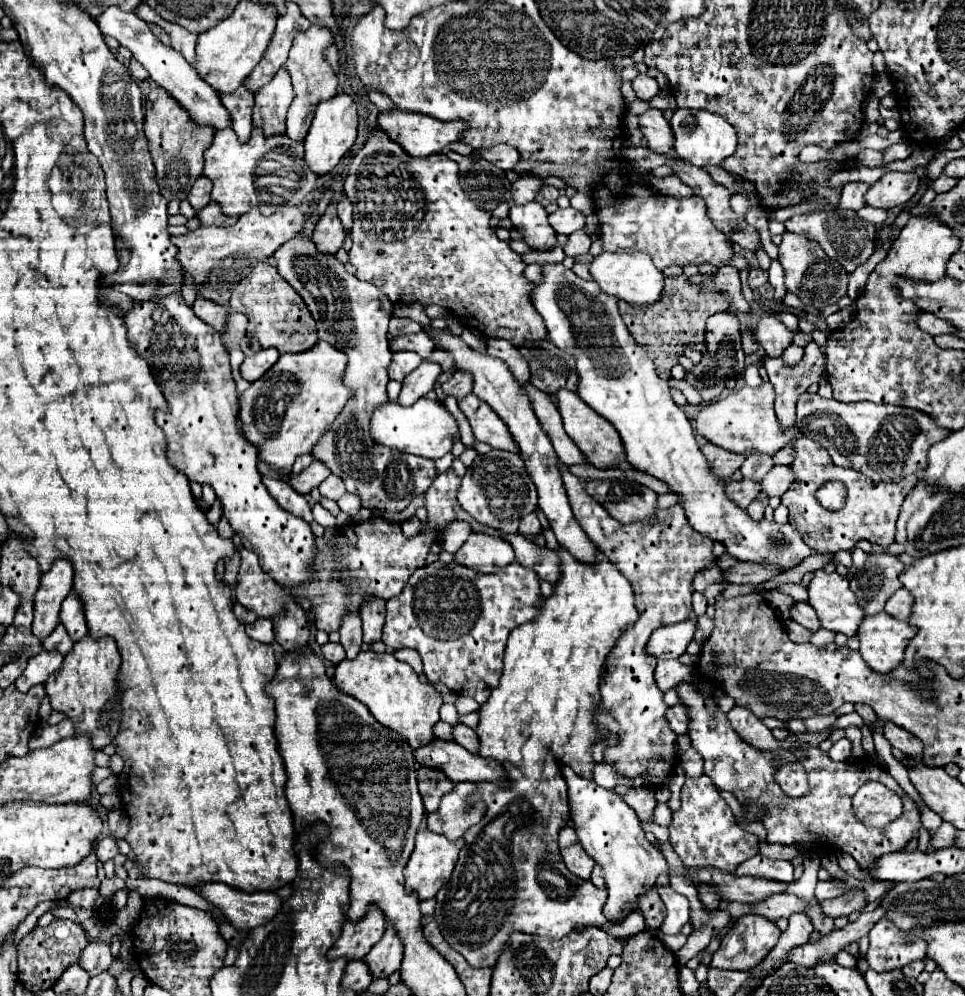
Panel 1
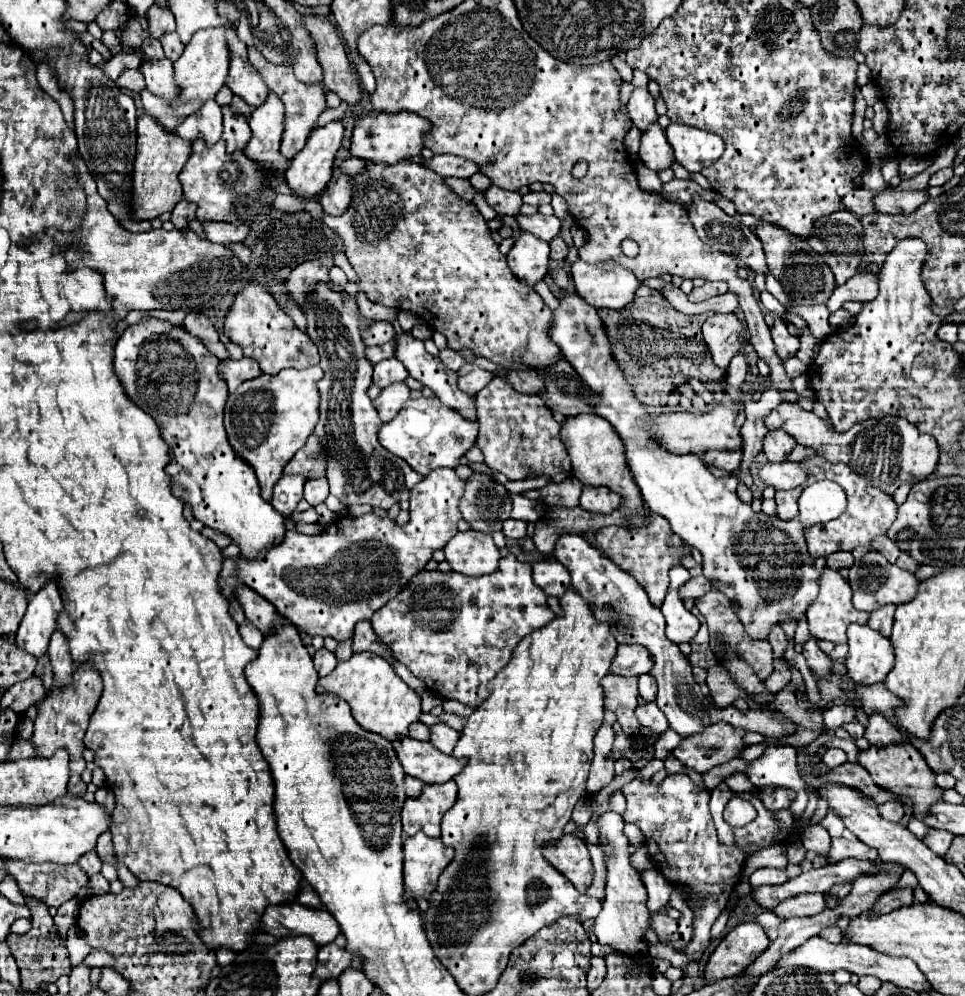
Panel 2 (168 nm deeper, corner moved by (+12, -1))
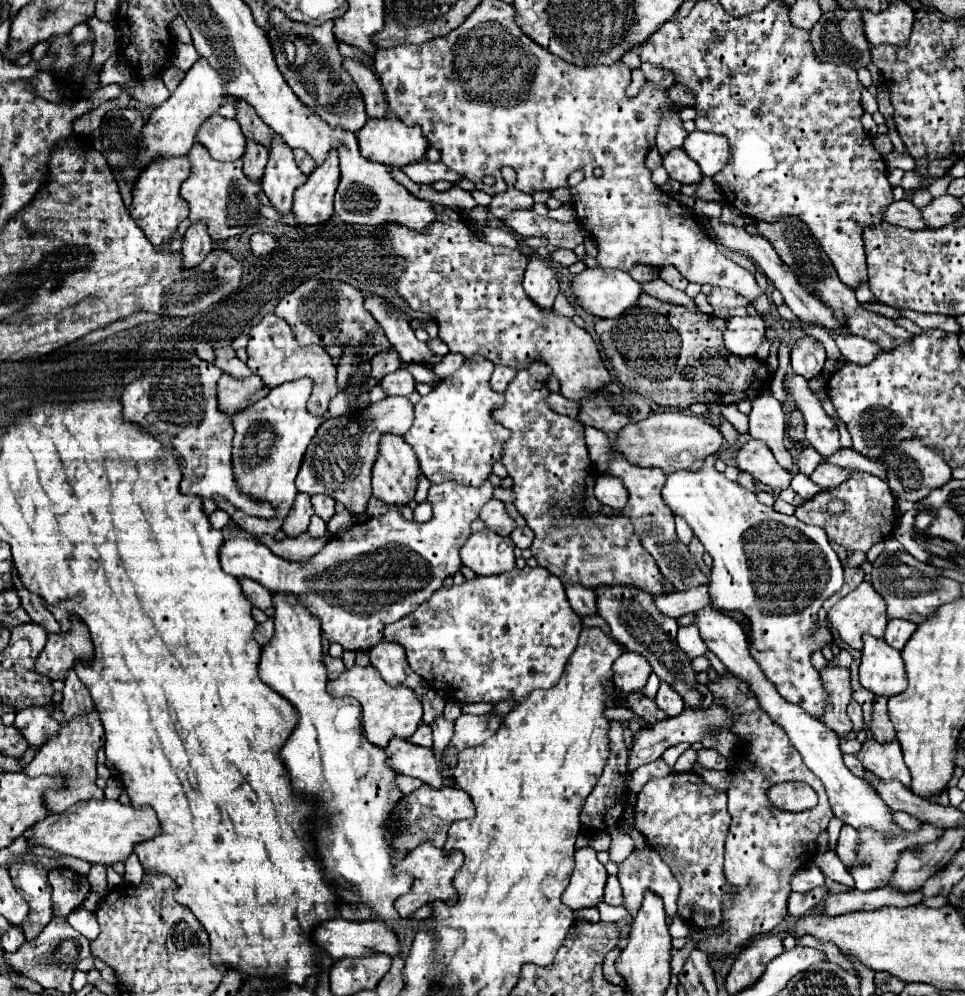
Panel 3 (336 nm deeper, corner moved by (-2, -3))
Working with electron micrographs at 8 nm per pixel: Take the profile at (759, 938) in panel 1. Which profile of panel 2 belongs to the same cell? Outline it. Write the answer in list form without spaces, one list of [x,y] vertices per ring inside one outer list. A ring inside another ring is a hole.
[[[742,922],[732,928],[710,954],[710,960],[704,968],[706,980],[722,980],[732,978],[752,964],[766,948],[770,940],[760,924],[756,922]]]

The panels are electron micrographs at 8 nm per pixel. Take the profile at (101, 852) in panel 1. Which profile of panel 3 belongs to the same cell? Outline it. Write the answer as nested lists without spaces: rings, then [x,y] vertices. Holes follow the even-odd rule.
[[[94,864],[88,874],[88,882],[92,892],[104,896],[106,894],[106,868],[102,864]]]

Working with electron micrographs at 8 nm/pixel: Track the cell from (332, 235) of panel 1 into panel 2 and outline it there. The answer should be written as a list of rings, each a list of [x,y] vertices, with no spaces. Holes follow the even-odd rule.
[[[324,256],[324,258],[314,258],[314,260],[306,260],[302,264],[298,264],[288,280],[286,280],[286,292],[296,300],[298,306],[302,306],[302,296],[306,296],[306,292],[310,292],[310,284],[316,284],[318,280],[328,280],[328,270],[332,266],[332,258]]]

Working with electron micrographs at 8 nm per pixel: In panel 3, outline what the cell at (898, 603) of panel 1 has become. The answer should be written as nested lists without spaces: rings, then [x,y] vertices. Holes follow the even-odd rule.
[[[890,620],[888,622],[888,628],[886,628],[886,636],[884,640],[896,648],[896,650],[902,650],[904,644],[910,640],[910,636],[916,632],[916,624],[914,622],[908,622],[908,620]]]

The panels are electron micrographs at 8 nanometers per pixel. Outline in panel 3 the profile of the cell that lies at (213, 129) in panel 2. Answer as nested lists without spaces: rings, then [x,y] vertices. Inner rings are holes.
[[[218,114],[210,116],[198,130],[196,140],[204,144],[212,158],[234,162],[246,152],[246,136],[236,120],[226,120]]]

